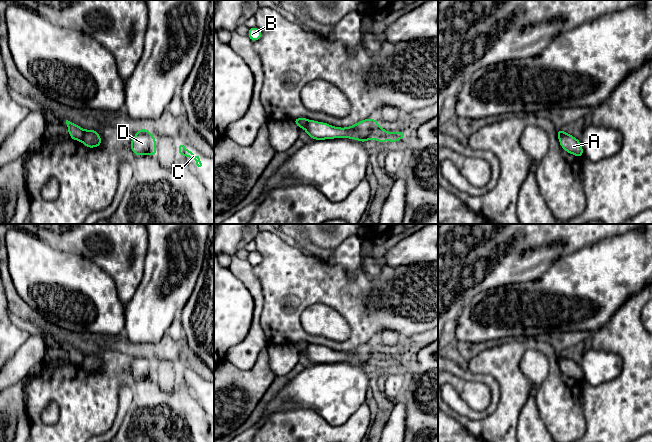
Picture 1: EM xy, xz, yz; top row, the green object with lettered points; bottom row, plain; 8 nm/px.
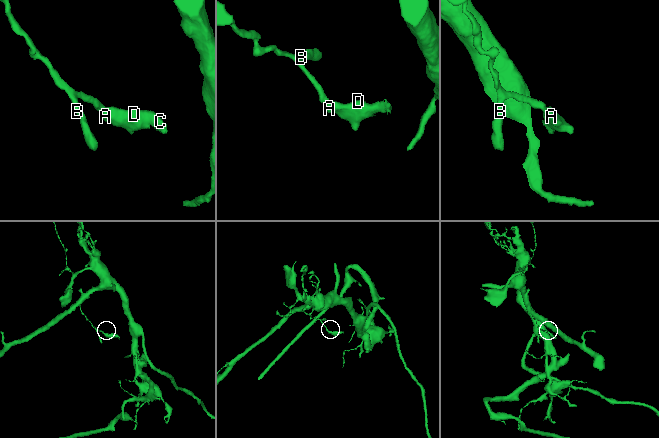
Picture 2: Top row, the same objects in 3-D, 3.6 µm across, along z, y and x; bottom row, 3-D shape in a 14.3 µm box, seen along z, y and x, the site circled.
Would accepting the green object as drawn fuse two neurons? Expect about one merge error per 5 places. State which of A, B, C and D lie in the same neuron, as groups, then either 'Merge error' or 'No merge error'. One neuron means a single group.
Groups: A C D / B. Merge error

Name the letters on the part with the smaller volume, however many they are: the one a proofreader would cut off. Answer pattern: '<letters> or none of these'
A, C, D

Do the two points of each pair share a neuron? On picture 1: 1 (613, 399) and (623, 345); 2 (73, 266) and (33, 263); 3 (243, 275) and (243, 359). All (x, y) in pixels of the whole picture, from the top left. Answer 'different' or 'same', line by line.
1: same
2: same
3: same

